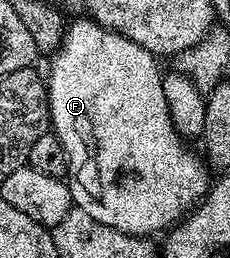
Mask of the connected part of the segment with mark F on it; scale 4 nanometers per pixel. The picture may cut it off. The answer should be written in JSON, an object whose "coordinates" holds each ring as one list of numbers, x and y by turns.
{"coordinates":[[81,18,82,20,70,20,66,35,63,39,62,45,58,48,58,51,53,53,49,57,50,60,50,76,45,77,46,82,46,91,50,93,50,128,52,129,55,136,58,137,58,141,60,142,60,146,64,146,64,150,66,151,66,170,68,173,68,187,70,190,70,198,74,208,79,208,80,210,84,210,84,214,88,214,92,218,96,218,96,222,100,222,104,226,108,226,109,228,115,228,116,230,120,230,124,234,128,234,129,236,140,236,145,237,147,234,154,234,150,232,159,232,159,234,165,233,167,230,175,227,201,201,202,197,206,195,210,190,210,185,212,183,212,172,208,167,207,161,203,159,201,155,198,156,194,152,189,152,186,149,187,141,183,139,183,137,179,136,178,131,176,130,176,126,172,122,172,118,170,117,170,111,168,110,168,106,166,105,166,99,164,98,164,86,162,85,162,77,163,73,161,71,158,72,158,64,159,61,156,59,154,55,152,55,148,50,144,50,144,46,136,46,136,42,132,42,128,38,124,38,119,32,112,32,109,28,101,28,100,25,92,19,89,18]]}

